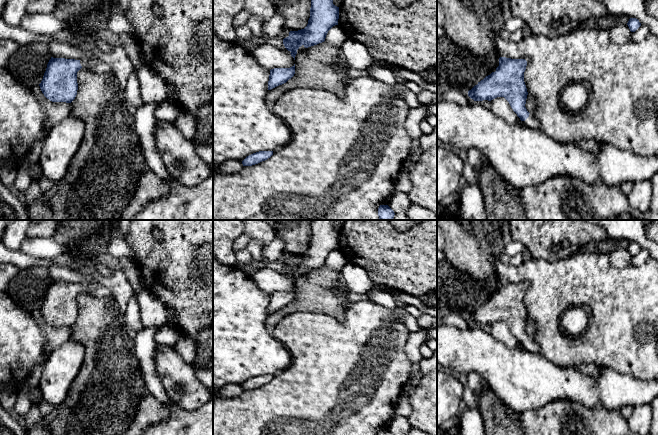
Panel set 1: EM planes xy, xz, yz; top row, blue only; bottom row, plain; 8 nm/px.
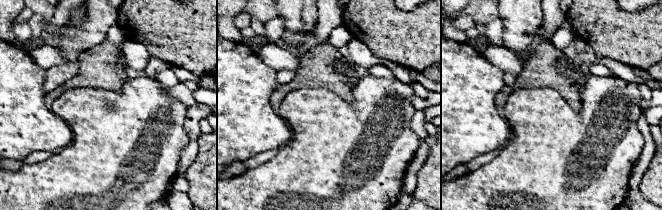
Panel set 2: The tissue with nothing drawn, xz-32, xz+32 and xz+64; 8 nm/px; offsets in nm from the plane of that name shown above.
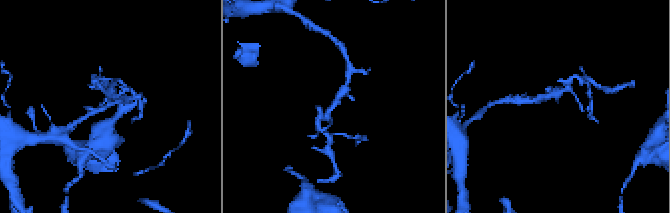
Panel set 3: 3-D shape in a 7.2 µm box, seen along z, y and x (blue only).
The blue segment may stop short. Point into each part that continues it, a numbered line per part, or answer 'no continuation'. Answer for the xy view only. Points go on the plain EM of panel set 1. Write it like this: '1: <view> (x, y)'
no continuation

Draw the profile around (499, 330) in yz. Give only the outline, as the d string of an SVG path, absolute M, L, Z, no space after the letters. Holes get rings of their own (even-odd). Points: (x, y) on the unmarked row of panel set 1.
M497 321L491 324L490 334L509 348L514 348L520 344L520 342L511 332L509 326L504 321Z

